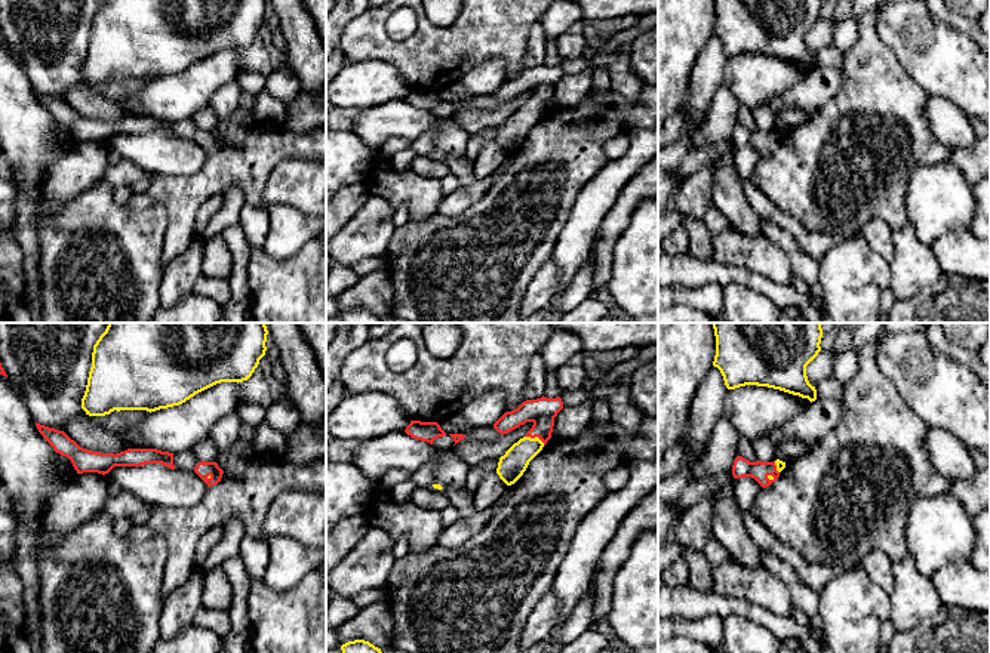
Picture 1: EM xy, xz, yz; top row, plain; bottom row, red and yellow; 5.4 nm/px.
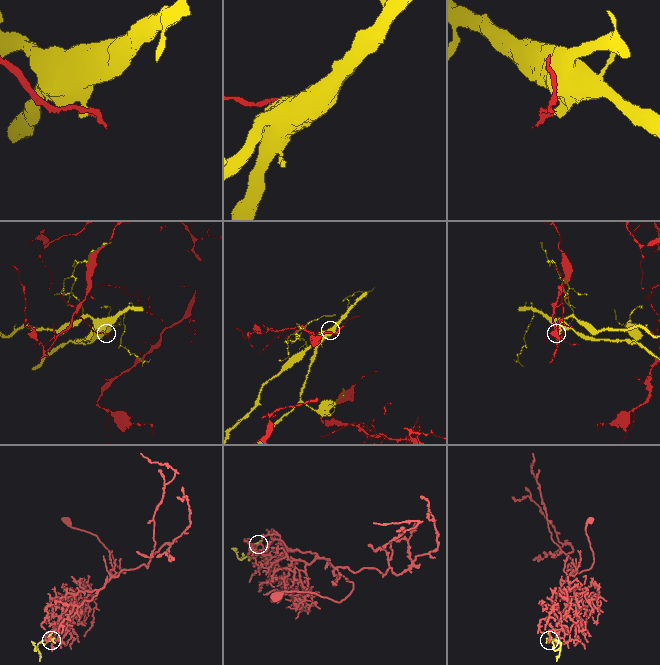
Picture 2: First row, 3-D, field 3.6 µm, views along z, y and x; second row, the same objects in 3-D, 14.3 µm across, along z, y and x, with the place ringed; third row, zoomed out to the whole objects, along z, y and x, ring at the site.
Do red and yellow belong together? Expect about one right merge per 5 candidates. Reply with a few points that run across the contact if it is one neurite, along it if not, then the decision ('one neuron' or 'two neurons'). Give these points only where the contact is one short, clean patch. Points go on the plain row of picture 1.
line xz (525, 104), (537, 105), (544, 113); two neurons

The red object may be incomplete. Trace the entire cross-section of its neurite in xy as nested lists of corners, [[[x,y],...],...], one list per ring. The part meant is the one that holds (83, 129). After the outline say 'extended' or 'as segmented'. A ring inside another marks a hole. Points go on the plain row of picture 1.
[[[36,90],[39,101],[62,124],[67,124],[77,142],[108,142],[114,135],[141,135],[145,132],[162,132],[175,138],[173,121],[157,117],[127,117],[120,121],[99,121],[80,115],[64,99],[49,96]]]; as segmented

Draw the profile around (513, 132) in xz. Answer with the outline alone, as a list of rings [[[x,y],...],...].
[[[538,105],[520,107],[499,126],[496,142],[507,154],[514,153],[542,115],[544,111]]]

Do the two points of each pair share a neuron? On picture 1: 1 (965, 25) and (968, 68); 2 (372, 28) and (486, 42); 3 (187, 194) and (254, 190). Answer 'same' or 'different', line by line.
1: different
2: same
3: same

